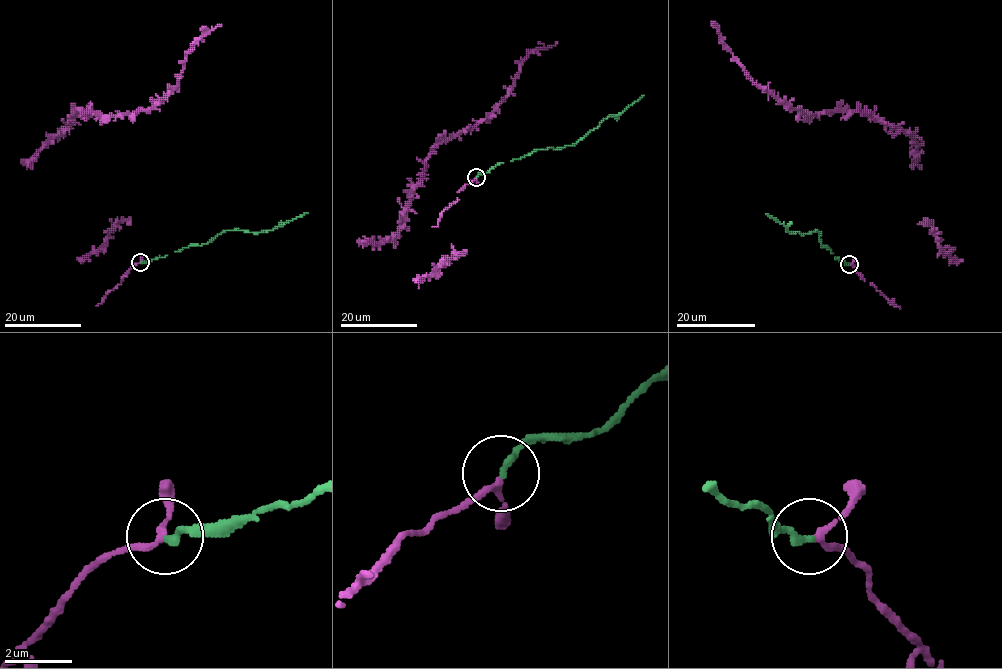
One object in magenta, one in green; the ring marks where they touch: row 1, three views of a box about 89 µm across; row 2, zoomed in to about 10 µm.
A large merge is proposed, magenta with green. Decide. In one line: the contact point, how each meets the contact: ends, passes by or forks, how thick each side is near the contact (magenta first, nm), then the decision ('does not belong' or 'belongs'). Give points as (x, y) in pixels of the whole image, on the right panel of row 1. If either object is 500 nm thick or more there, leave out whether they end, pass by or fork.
place (849, 264); magenta passes by; green ends; calibres 160 and 220 nm; belongs

